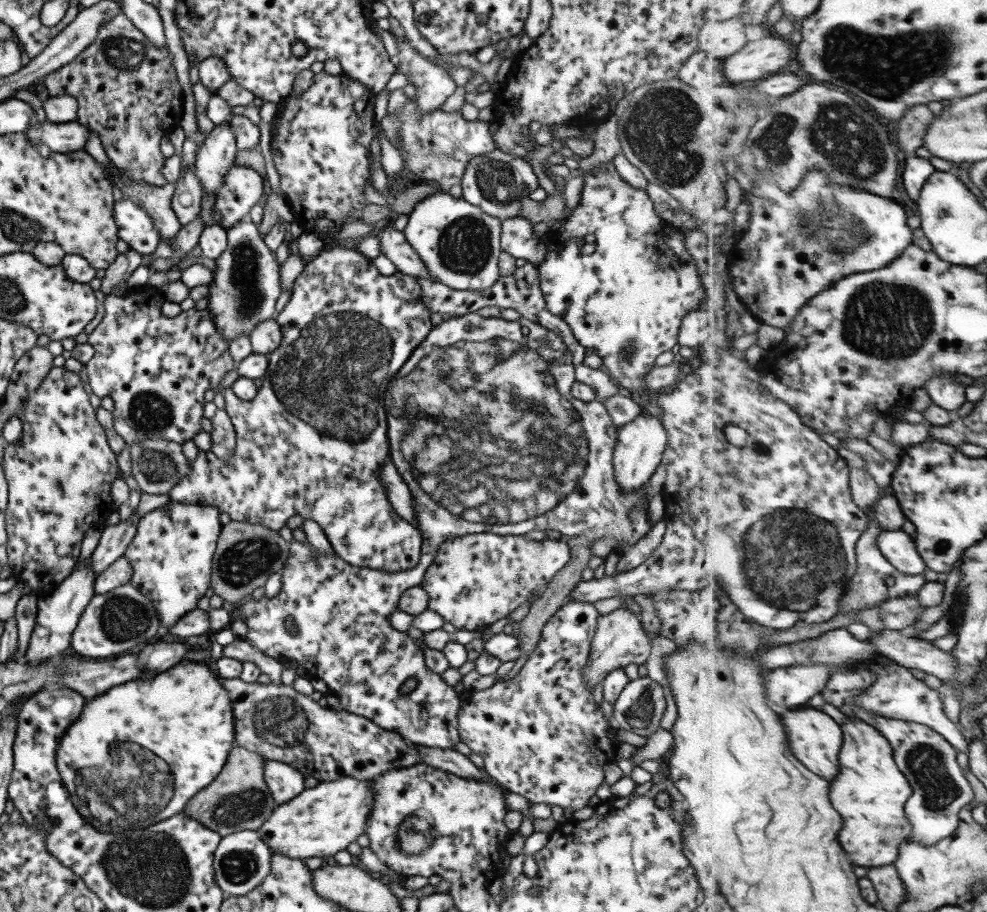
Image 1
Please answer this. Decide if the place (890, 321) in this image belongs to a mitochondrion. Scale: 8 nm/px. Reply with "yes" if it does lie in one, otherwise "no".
yes

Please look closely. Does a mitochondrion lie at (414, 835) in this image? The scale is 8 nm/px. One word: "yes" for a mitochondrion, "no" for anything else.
yes

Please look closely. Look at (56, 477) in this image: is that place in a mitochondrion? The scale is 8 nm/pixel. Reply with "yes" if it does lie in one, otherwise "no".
yes

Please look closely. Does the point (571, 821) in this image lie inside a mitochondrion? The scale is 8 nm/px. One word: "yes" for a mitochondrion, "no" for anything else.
no

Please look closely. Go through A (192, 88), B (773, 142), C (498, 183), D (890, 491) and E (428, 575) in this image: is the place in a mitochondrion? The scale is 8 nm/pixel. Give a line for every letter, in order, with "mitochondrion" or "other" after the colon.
A: other
B: mitochondrion
C: mitochondrion
D: other
E: other

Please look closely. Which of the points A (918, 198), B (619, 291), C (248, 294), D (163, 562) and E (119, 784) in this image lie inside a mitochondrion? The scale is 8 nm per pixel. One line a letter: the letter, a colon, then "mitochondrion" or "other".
A: other
B: other
C: mitochondrion
D: other
E: mitochondrion

